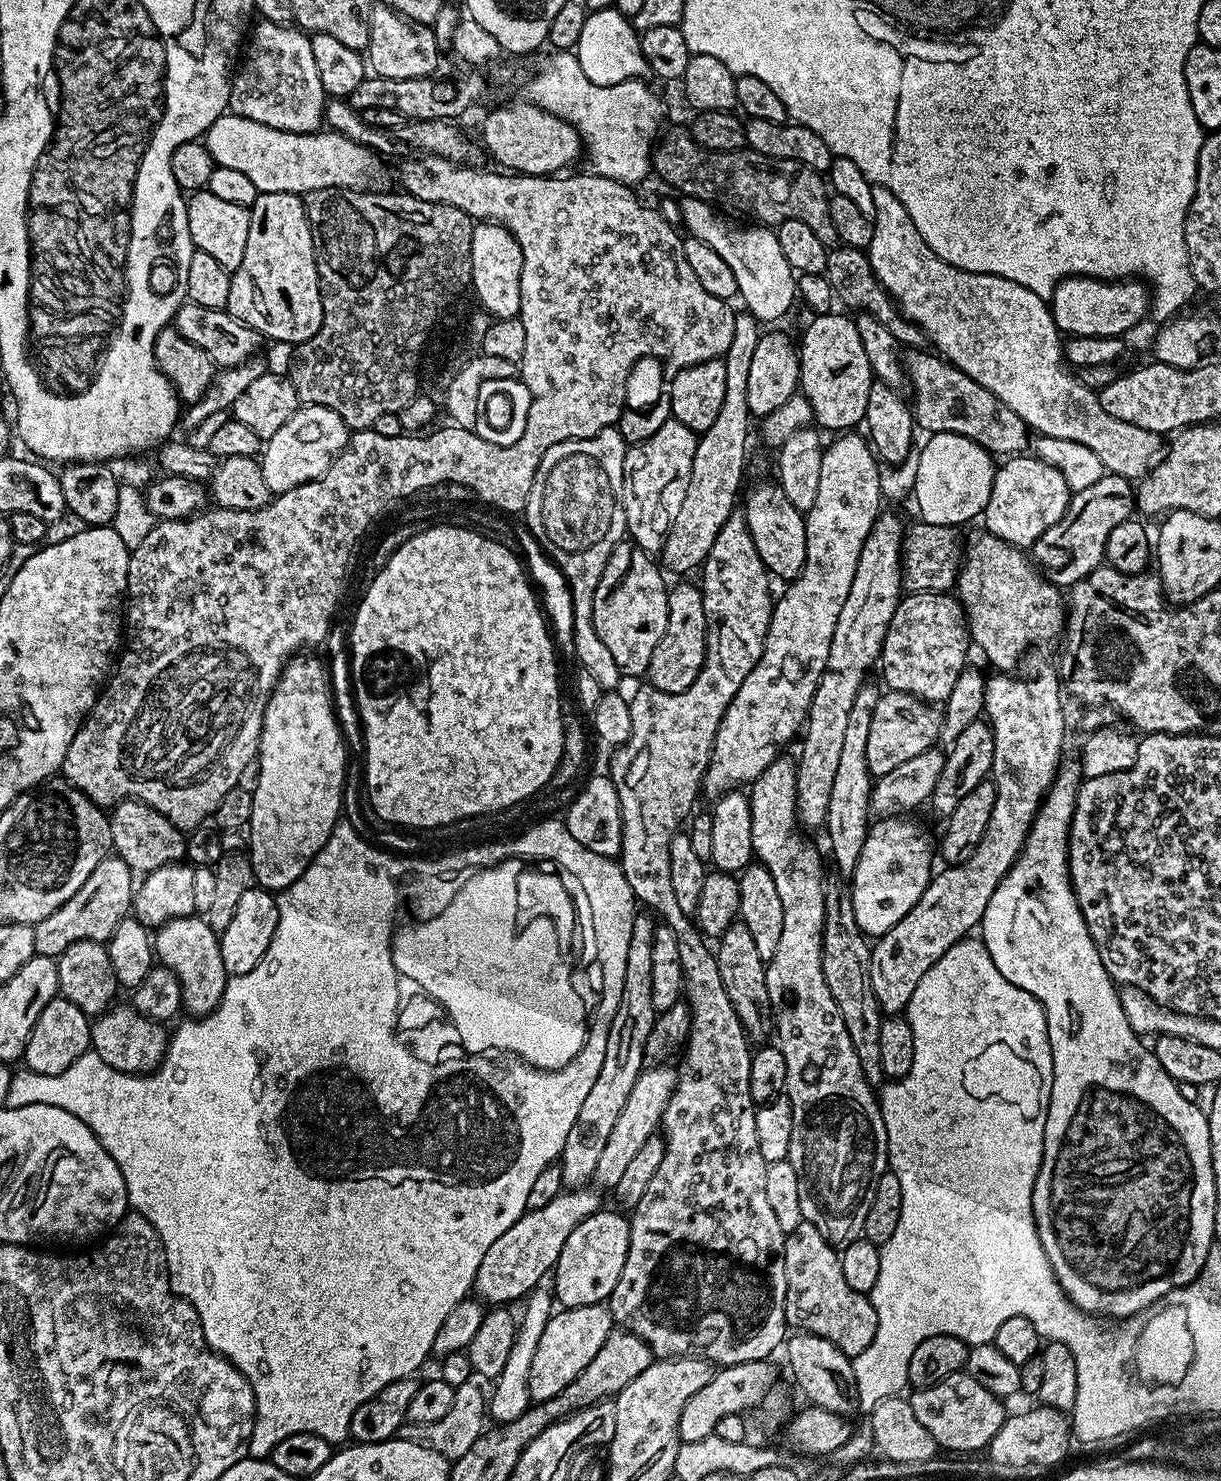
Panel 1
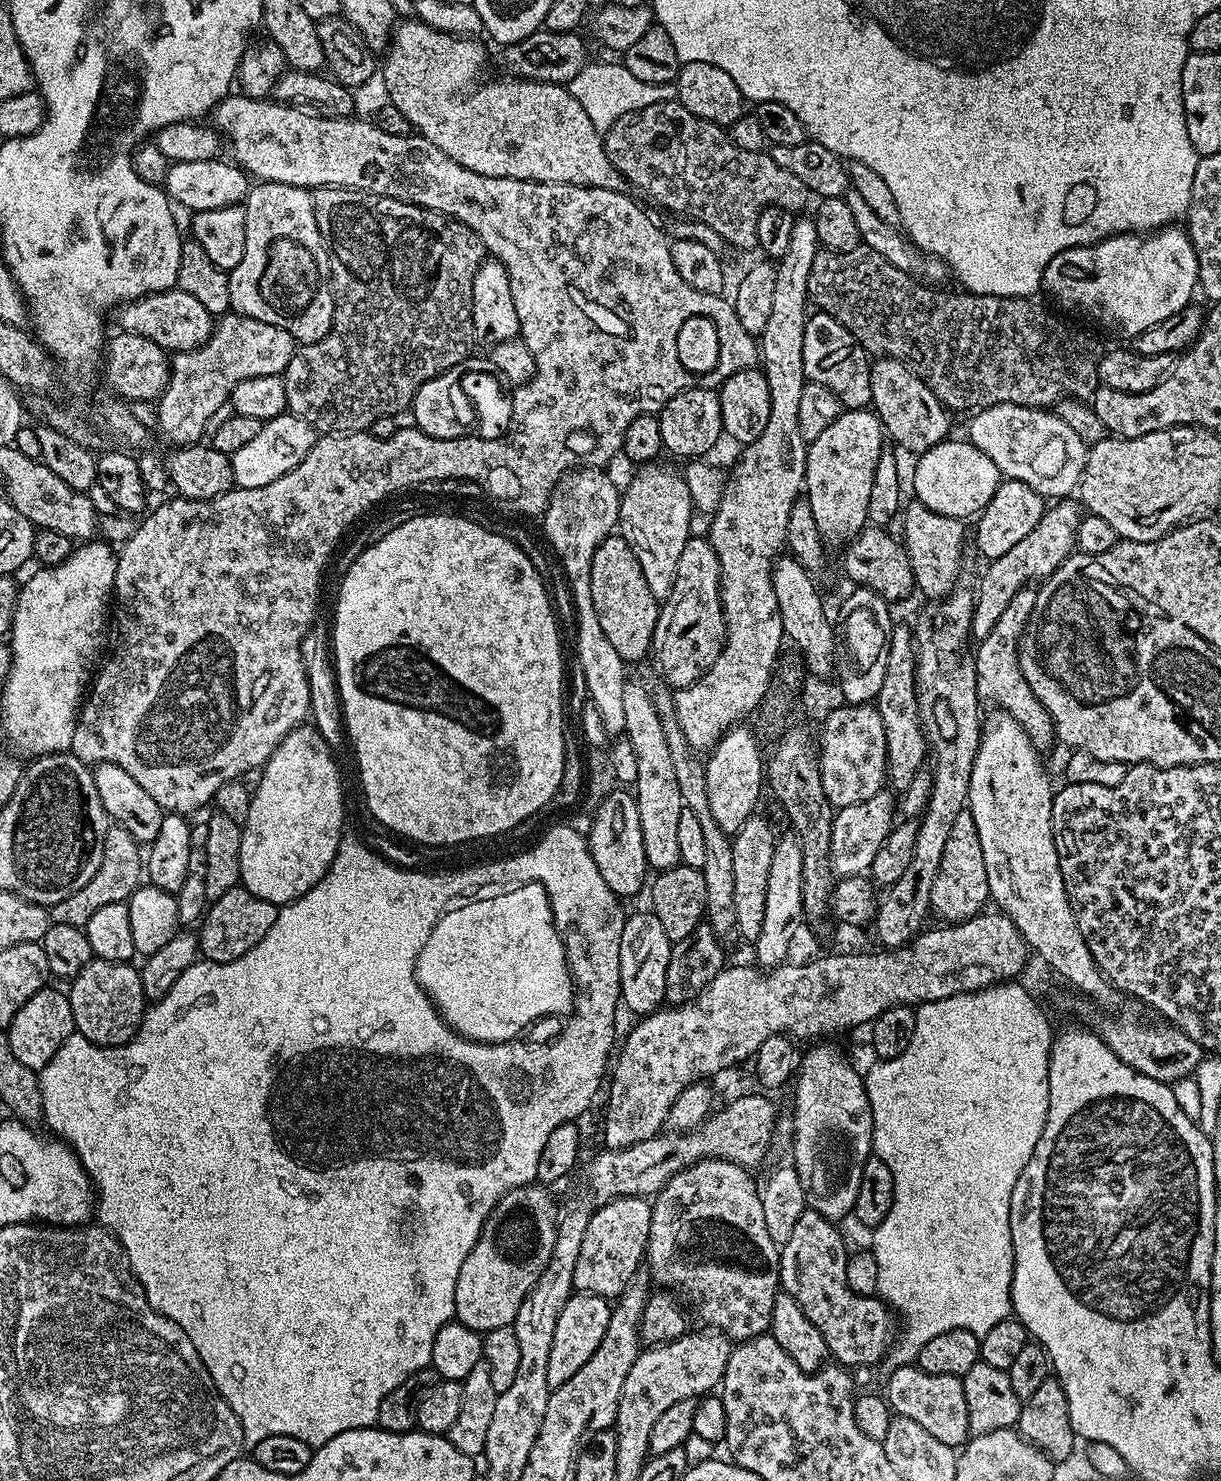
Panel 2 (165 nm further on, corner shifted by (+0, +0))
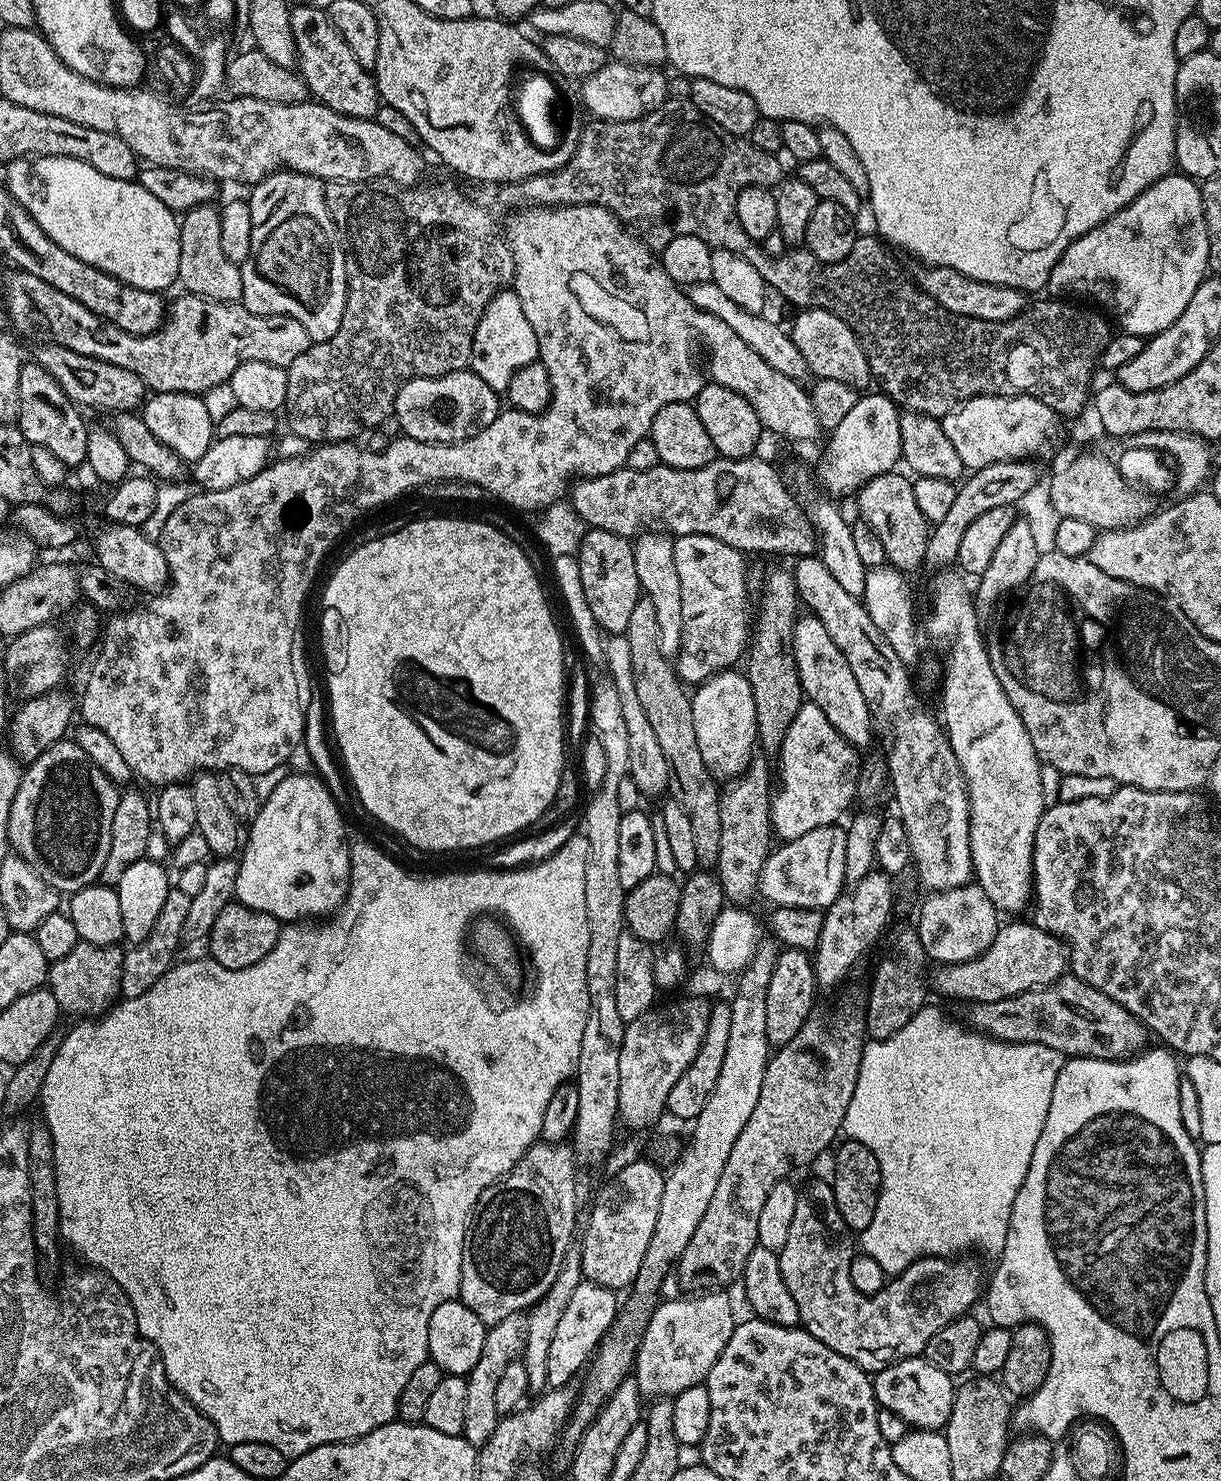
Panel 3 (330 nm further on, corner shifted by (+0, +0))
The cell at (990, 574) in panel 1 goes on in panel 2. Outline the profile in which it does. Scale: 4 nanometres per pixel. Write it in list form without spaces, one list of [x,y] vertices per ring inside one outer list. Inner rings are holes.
[[[912,502],[907,508],[908,505],[902,512],[902,520],[904,516],[902,543],[912,567],[913,585],[922,595],[928,596],[924,598],[929,601],[938,600],[957,587],[956,559],[964,552],[965,525],[952,516],[938,514],[919,502]]]

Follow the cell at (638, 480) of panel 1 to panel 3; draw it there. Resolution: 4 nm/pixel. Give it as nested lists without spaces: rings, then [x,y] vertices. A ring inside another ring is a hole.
[[[663,530],[640,533],[634,540],[634,566],[638,566],[640,587],[654,602],[658,617],[658,642],[667,660],[675,661],[682,646],[682,586],[678,586],[678,566],[674,566],[673,537]]]

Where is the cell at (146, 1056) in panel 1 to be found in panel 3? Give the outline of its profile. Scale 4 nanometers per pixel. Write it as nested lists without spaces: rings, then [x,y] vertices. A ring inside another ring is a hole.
[[[78,943],[66,958],[51,961],[46,987],[54,994],[61,1013],[68,1012],[72,1018],[99,1018],[117,1003],[120,996],[120,979],[122,978],[122,962],[124,961],[125,949],[111,944],[110,946],[94,946],[93,944]]]

